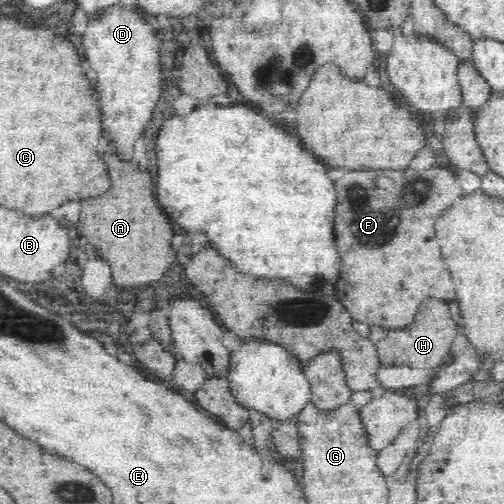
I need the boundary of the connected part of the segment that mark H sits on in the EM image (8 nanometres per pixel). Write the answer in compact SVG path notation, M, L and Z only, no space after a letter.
M426 298L412 324L402 328L371 326L368 338L377 347L383 366L410 365L412 368L433 370L442 364L456 336L456 324L448 312L448 304L438 298Z

